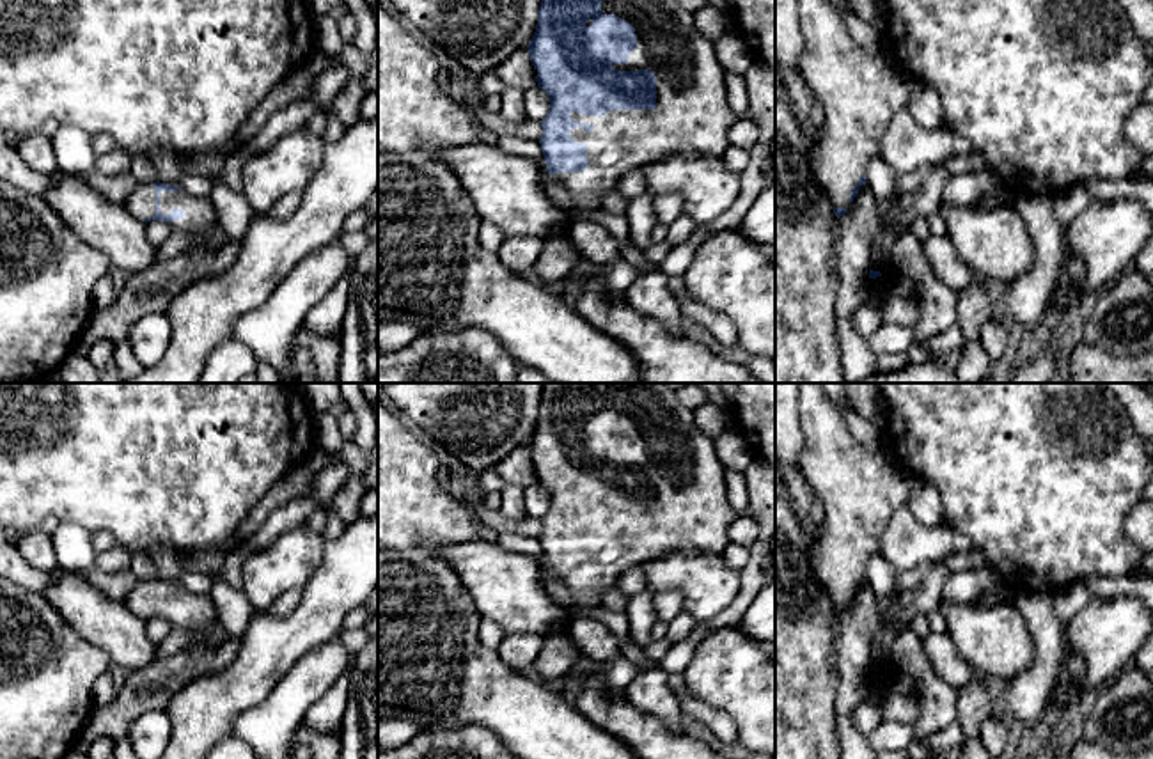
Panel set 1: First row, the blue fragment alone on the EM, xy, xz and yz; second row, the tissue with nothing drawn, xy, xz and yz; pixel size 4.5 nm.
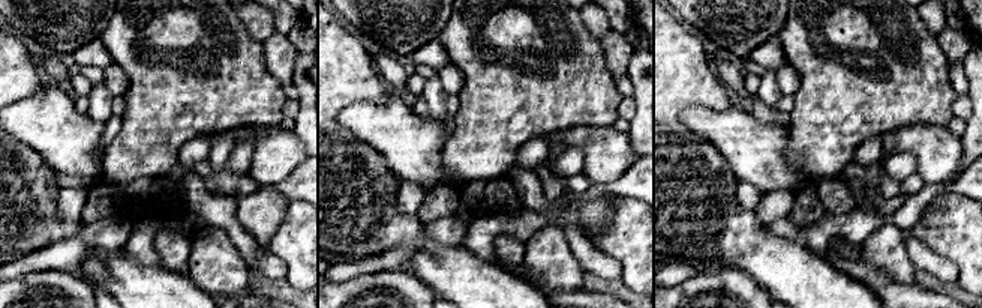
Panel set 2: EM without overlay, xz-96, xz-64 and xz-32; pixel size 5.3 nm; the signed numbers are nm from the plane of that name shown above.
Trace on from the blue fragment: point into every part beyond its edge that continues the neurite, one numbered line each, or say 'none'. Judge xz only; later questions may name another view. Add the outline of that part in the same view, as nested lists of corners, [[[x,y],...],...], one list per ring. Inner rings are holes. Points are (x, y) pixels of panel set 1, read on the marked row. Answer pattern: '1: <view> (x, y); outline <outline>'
1: xz (692, 116); outline [[[601,0],[601,14],[616,14],[635,28],[637,48],[626,64],[614,64],[617,71],[649,69],[656,76],[655,110],[612,110],[601,117],[571,112],[582,126],[569,131],[576,144],[585,142],[589,167],[584,172],[559,172],[555,177],[569,193],[568,213],[596,209],[601,197],[614,190],[623,176],[642,170],[667,156],[695,154],[722,158],[731,145],[729,129],[740,119],[726,98],[726,71],[715,57],[715,44],[694,23],[694,12],[678,0]]]

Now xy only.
1: xy (201, 215); outline [[[183,190],[161,192],[160,211],[169,215],[172,209],[183,209],[186,215],[179,220],[167,222],[172,231],[188,232],[195,238],[188,248],[190,254],[215,252],[202,241],[202,232],[218,223],[218,213],[209,199],[192,197]]]

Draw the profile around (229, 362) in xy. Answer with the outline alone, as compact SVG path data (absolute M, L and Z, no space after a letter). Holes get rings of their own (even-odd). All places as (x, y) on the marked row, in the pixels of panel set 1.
M238 340L224 342L215 348L197 383L239 383L250 372L255 372L259 358Z

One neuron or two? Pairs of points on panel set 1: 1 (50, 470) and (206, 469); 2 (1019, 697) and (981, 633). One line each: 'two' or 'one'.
1: one
2: two

